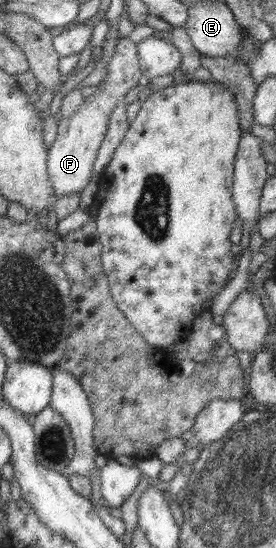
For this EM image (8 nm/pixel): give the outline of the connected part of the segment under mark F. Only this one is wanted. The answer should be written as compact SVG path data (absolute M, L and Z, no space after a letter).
M119 37L112 42L114 55L108 61L106 77L100 84L98 93L84 100L84 104L68 119L58 122L56 139L47 153L48 181L55 191L55 197L80 194L92 179L93 165L102 140L107 132L110 117L128 92L144 81L138 56L138 45L129 38Z

